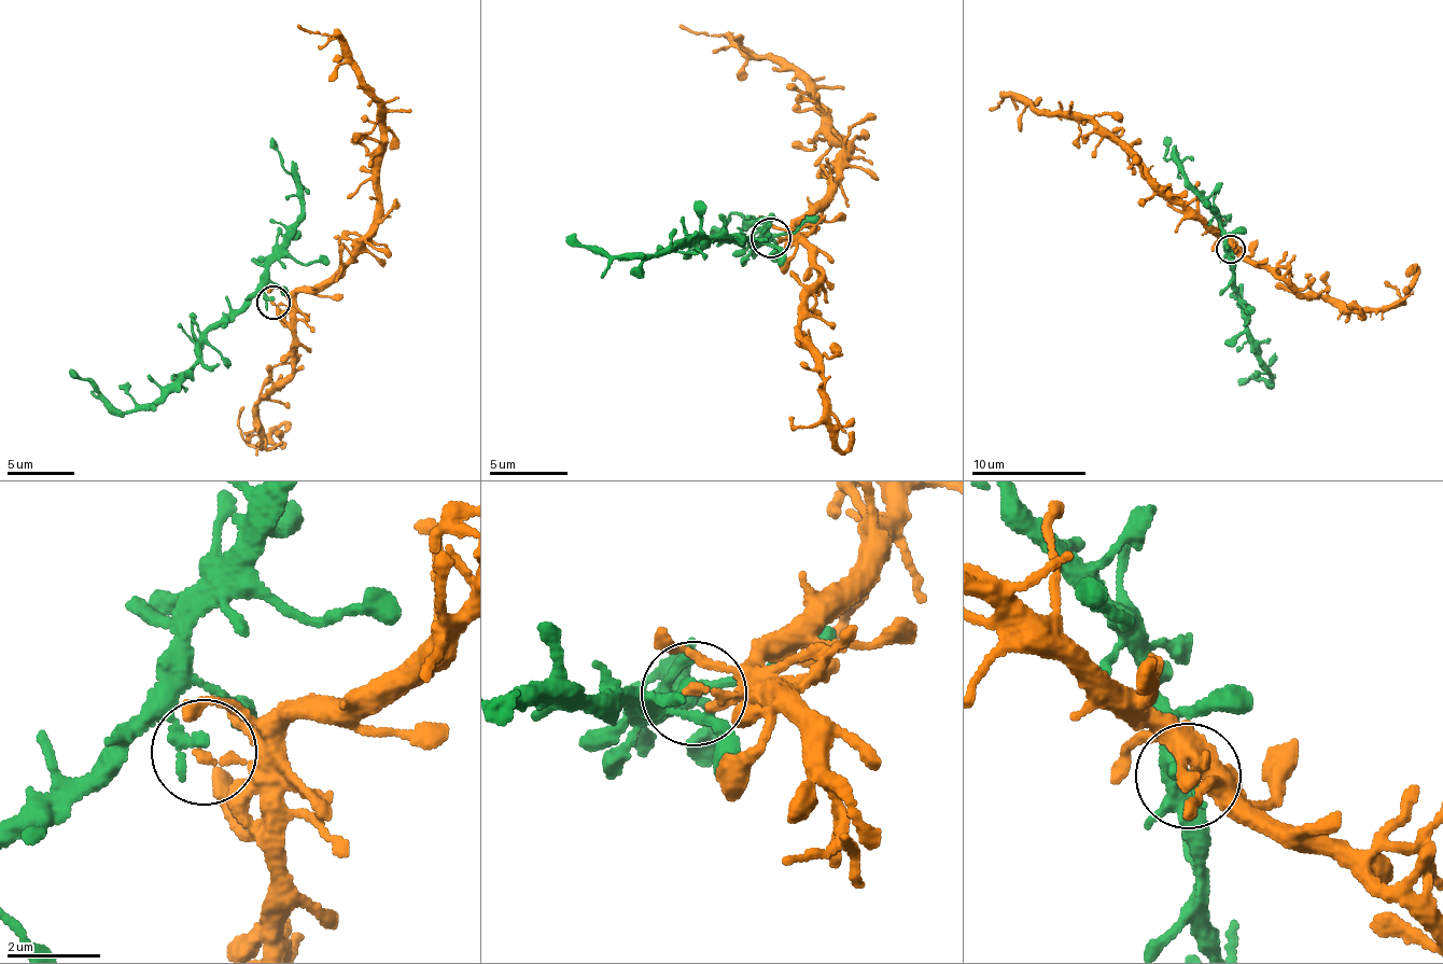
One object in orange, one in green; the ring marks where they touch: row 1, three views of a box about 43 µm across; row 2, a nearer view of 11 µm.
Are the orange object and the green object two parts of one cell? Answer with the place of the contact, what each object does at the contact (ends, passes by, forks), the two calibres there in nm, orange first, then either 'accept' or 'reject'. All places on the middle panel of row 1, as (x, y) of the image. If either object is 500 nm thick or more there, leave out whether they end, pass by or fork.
place (771, 237); orange ends; green ends; calibres 170 and 240 nm; reject

